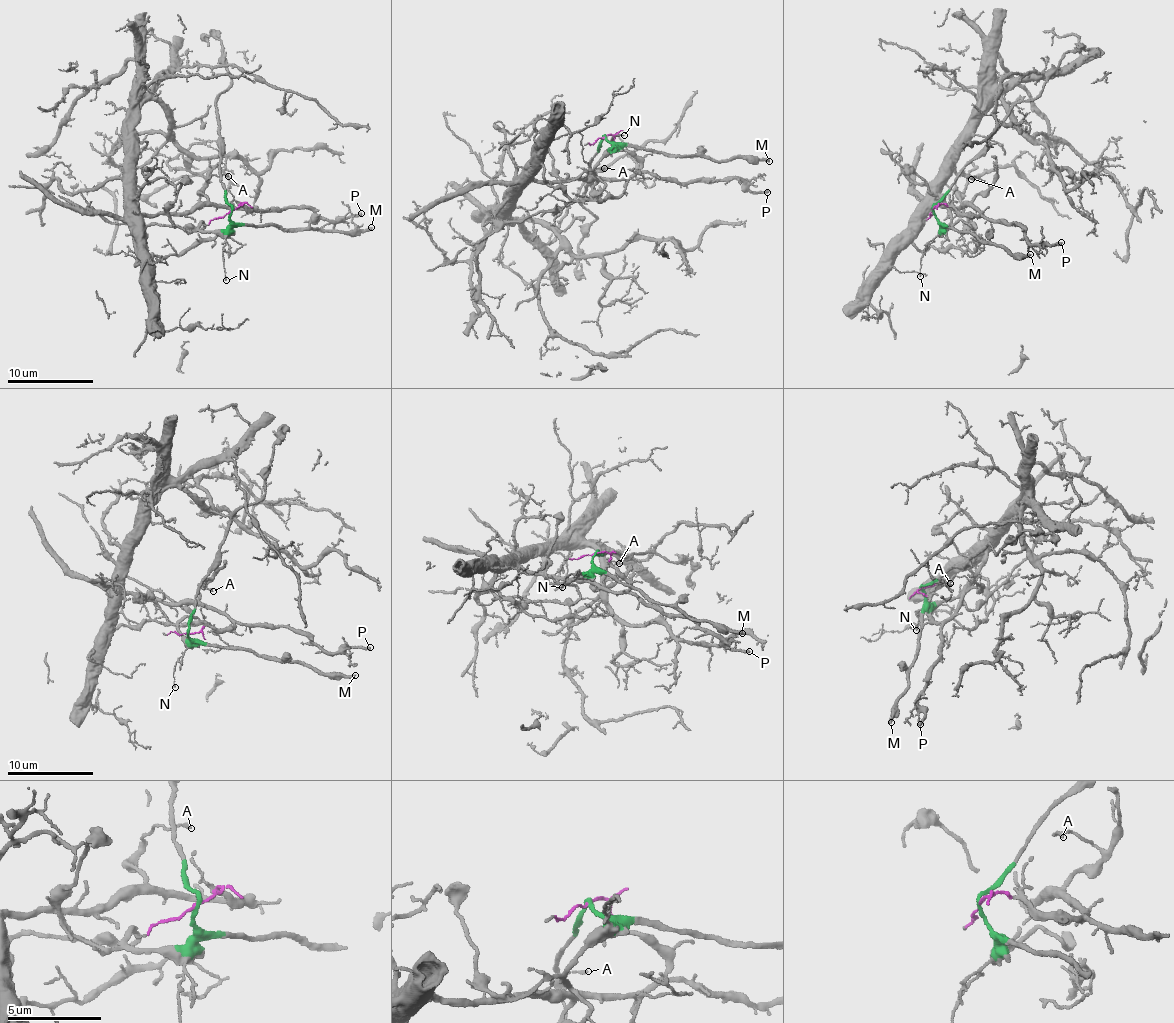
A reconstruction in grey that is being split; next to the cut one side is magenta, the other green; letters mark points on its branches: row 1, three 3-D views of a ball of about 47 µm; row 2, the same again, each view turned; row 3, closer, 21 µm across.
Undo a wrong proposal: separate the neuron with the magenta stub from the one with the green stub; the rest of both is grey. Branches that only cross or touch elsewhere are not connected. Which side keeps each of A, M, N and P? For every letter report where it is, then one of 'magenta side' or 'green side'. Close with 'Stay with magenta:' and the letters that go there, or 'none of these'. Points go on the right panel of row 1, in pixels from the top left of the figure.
A: place (971, 179); magenta side
M: place (1030, 254); green side
N: place (920, 276); green side
P: place (1061, 242); magenta side
Stay with magenta: A, P

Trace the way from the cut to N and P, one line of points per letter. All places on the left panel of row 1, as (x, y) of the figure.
N: (230, 210), (222, 252), (226, 280)
P: (230, 210), (243, 203), (240, 206), (253, 209), (309, 206), (319, 216), (338, 220), (357, 217), (360, 212)

